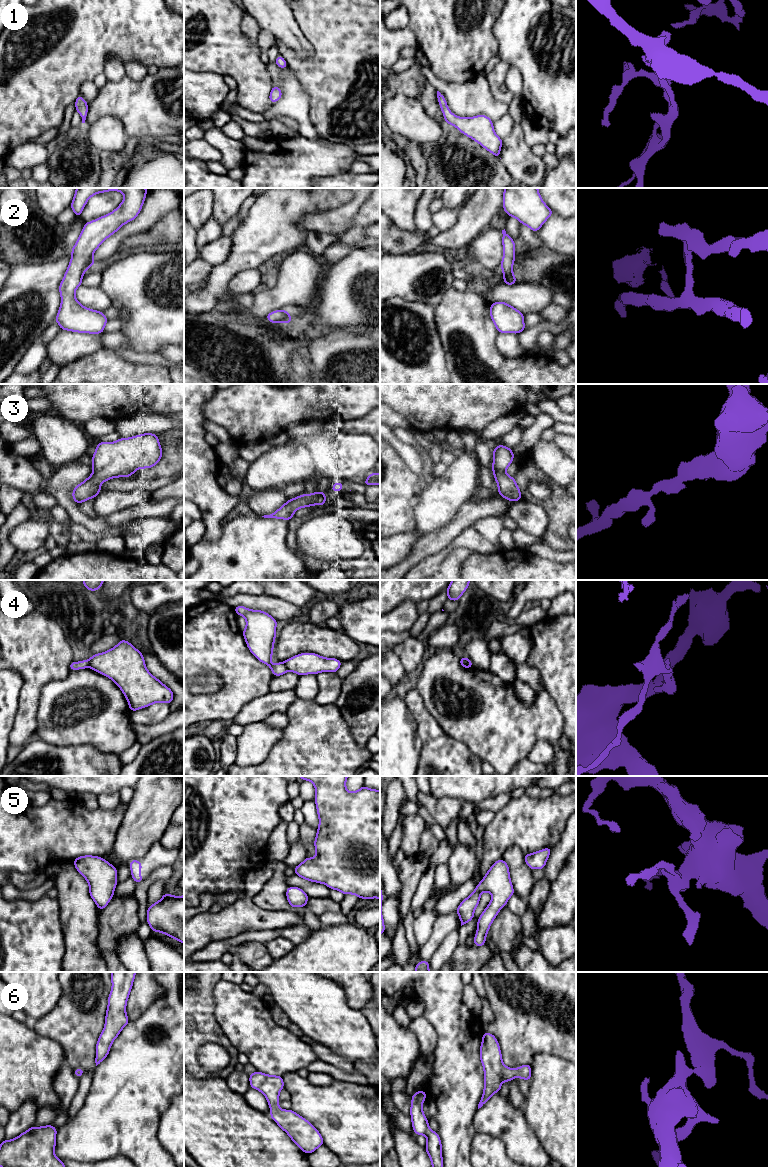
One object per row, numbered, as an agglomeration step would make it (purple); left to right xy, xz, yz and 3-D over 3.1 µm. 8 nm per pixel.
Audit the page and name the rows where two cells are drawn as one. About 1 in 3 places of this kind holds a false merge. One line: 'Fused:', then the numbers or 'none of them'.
Fused: 4

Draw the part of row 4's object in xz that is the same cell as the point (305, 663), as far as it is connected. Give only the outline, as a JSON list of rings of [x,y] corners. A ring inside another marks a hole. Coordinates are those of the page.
[[[301,653],[284,661],[289,671],[299,676],[318,674],[320,672],[337,673],[342,661],[335,658],[325,658],[315,653]]]

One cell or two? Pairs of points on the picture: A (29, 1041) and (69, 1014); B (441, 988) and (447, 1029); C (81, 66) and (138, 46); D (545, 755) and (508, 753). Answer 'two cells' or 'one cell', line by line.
A: two cells
B: one cell
C: one cell
D: two cells

